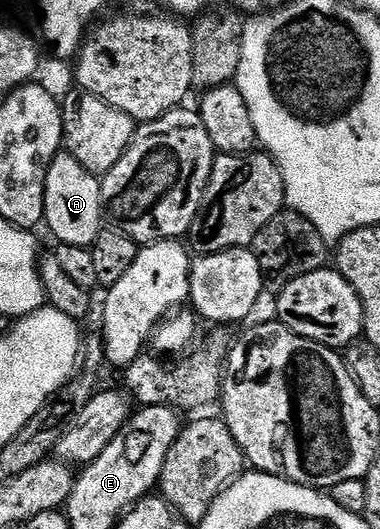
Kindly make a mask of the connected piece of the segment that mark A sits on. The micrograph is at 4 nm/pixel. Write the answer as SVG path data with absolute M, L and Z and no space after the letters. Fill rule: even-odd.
M66 153L66 169L62 171L62 179L46 179L46 185L62 185L62 189L44 189L45 226L50 226L50 231L59 239L59 244L93 248L98 235L104 230L101 178L84 169L76 157Z

